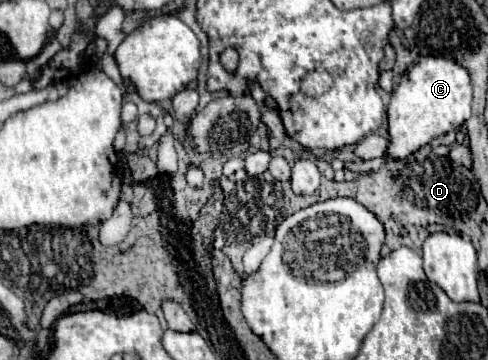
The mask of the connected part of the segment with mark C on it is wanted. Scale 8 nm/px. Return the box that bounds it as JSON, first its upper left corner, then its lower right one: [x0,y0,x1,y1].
[386,56,472,158]

